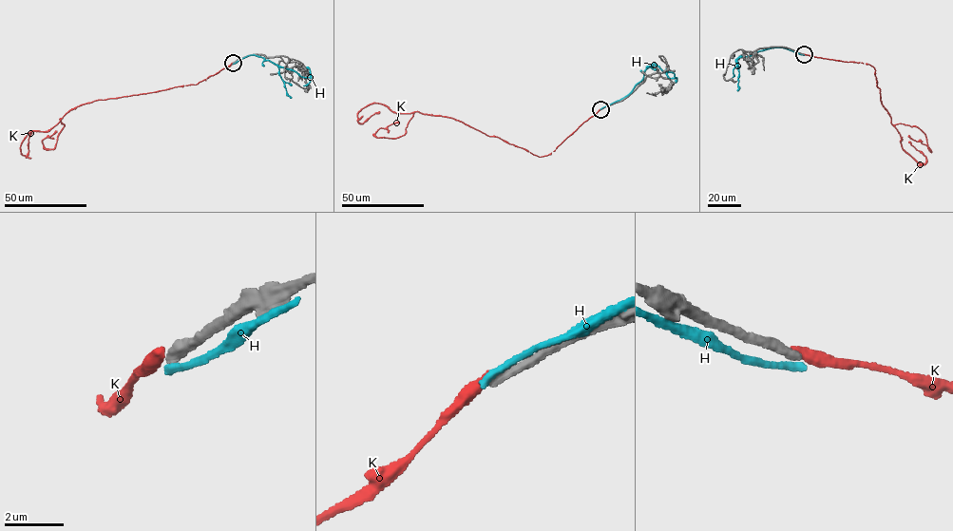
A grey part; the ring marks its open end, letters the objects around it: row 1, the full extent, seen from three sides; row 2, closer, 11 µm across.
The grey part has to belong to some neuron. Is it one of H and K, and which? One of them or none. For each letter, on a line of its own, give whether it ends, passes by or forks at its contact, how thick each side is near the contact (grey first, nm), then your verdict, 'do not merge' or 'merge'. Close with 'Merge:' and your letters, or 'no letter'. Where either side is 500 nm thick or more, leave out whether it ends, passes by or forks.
H: it ends there; 380 nm thick on the grey side, 280 nm on the other; do not merge
K: it ends there; 360 nm thick on the grey side, 400 nm on the other; do not merge
Merge: no letter

